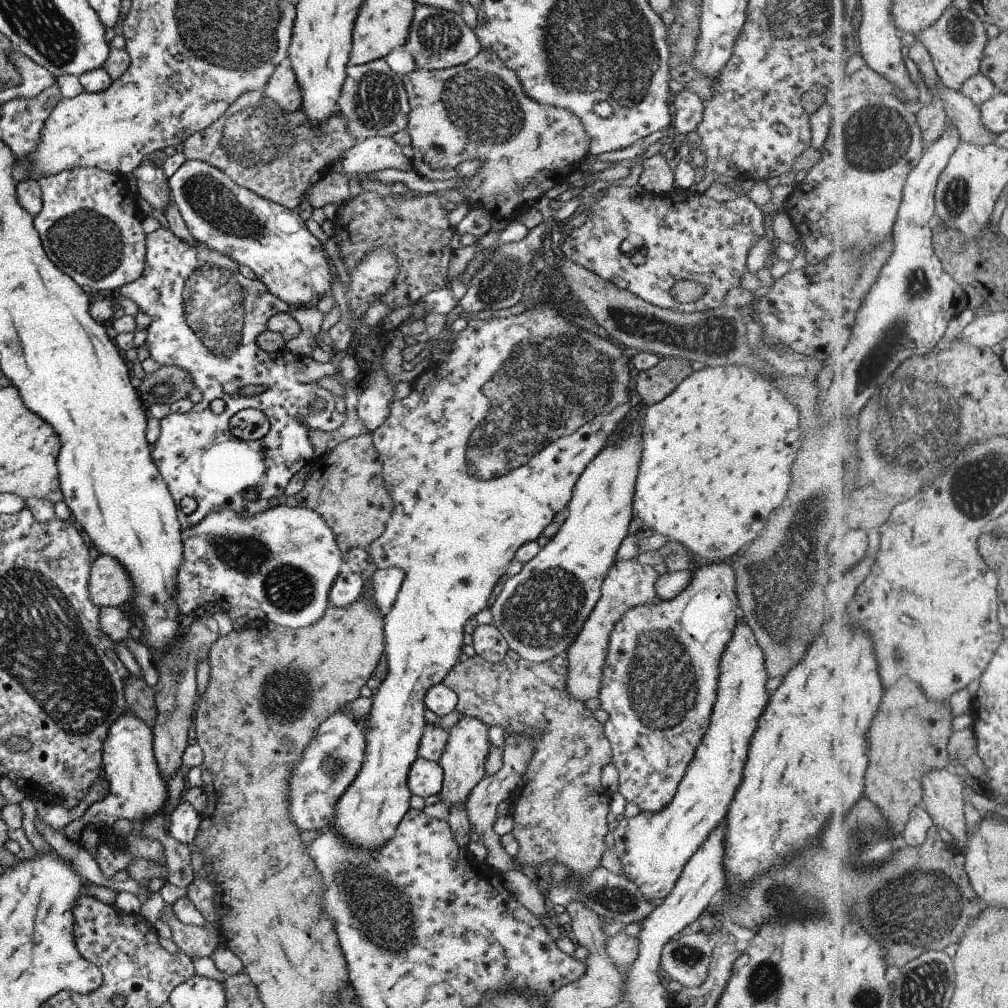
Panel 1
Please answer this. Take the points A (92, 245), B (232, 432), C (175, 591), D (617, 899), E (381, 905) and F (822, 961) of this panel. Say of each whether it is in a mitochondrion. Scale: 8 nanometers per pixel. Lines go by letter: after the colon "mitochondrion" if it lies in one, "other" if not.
A: mitochondrion
B: other
C: other
D: mitochondrion
E: mitochondrion
F: other

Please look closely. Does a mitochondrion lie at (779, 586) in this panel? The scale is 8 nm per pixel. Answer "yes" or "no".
yes

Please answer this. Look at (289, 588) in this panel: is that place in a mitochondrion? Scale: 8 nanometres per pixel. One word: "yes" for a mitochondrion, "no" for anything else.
yes

